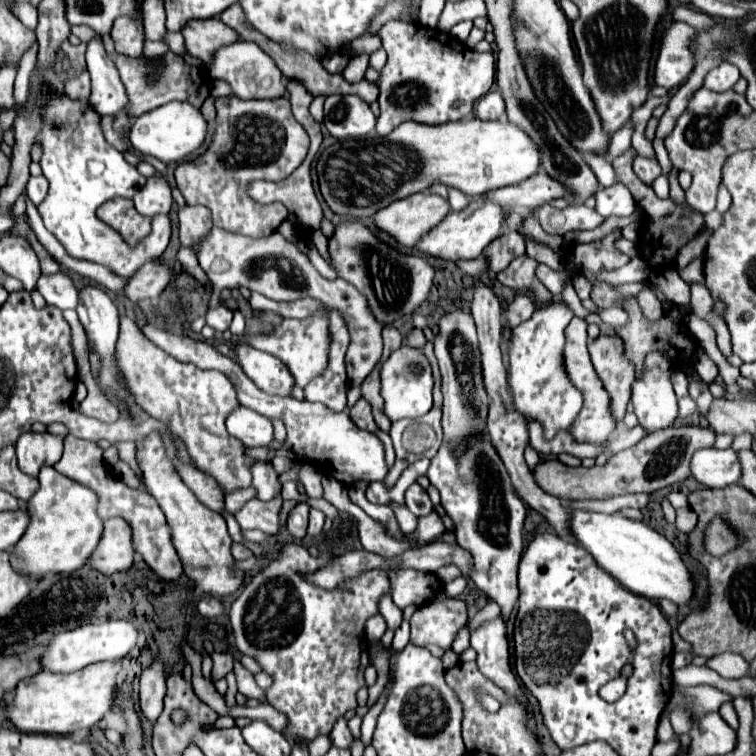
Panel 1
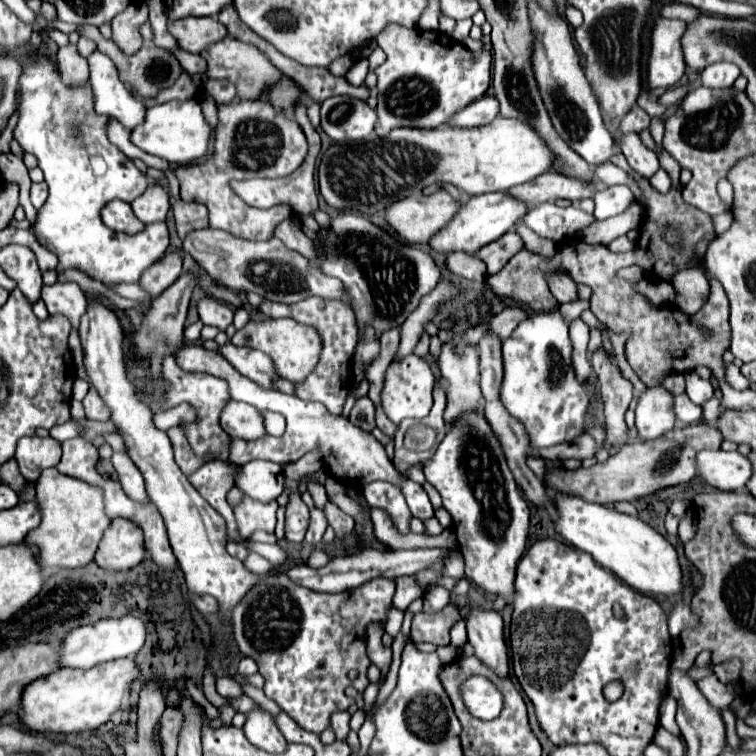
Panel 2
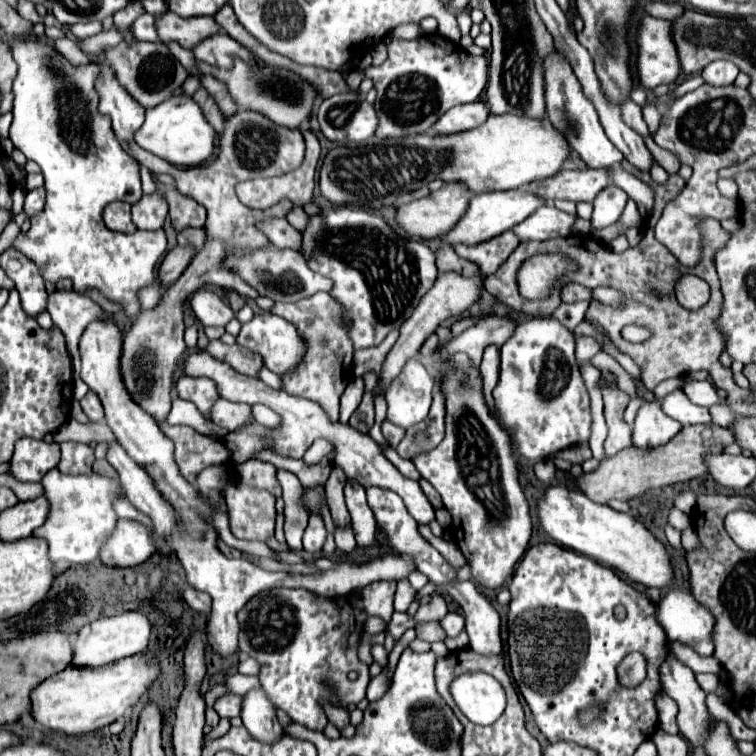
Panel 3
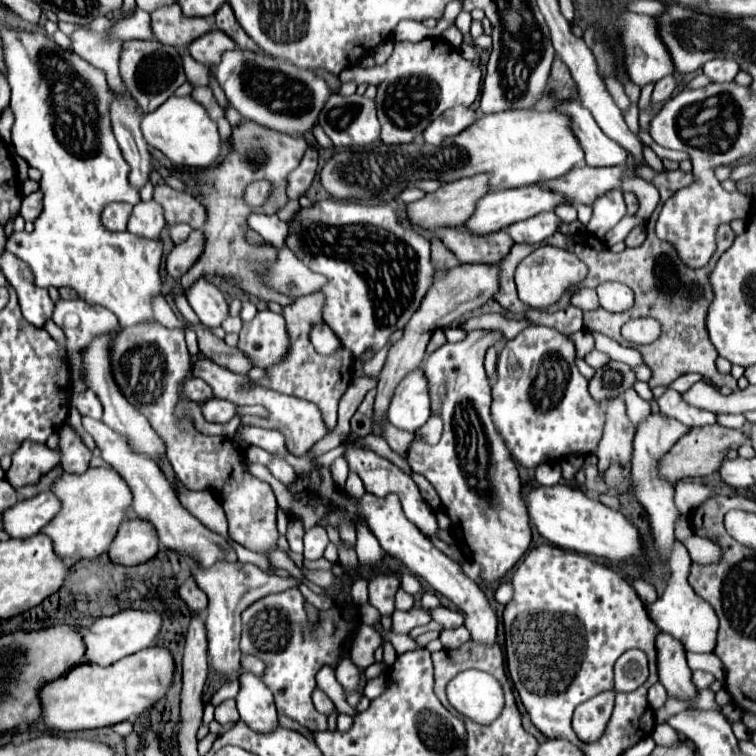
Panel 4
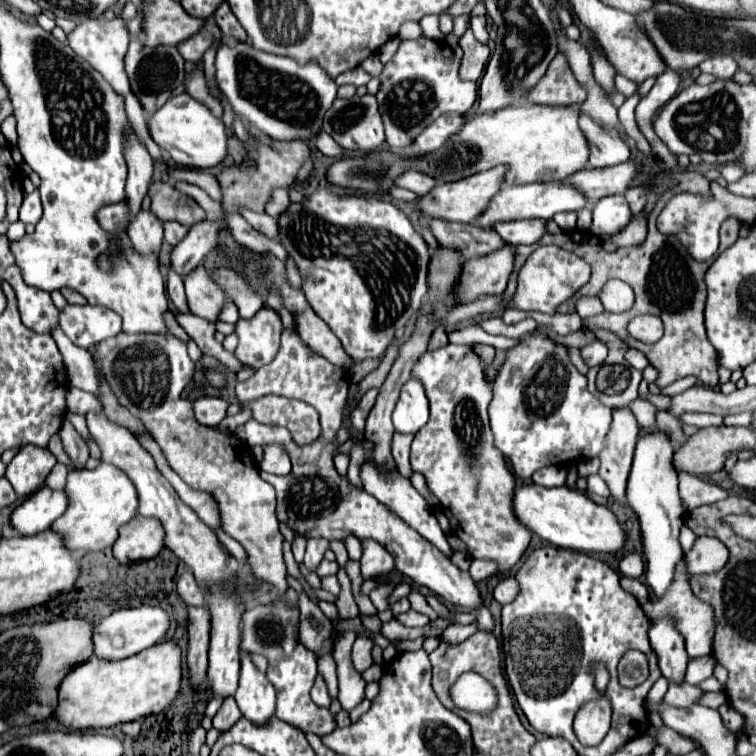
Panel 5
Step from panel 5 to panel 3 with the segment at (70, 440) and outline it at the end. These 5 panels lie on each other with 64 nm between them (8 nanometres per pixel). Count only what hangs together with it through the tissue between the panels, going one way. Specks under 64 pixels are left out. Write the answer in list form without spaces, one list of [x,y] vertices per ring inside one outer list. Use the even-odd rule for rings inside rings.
[[[62,442],[62,460],[58,464],[58,470],[62,474],[92,474],[92,462],[94,462],[94,448],[80,442]]]

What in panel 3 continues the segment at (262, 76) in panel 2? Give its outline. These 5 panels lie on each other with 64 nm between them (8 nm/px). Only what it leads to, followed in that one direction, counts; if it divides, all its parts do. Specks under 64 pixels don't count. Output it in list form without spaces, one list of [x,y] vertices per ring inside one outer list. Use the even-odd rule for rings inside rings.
[[[220,32],[220,34],[210,36],[208,40],[200,42],[194,48],[194,56],[212,66],[230,68],[230,56],[242,56],[242,60],[250,60],[250,56],[254,56],[254,54],[250,50],[242,48],[242,44],[238,44],[224,32]]]

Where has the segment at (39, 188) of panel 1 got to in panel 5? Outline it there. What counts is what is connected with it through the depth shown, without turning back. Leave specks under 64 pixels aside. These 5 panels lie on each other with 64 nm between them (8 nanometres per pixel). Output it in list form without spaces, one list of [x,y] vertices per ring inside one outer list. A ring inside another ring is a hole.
[[[36,190],[36,192],[24,196],[22,208],[20,208],[20,220],[24,224],[38,224],[40,216],[42,216],[42,204],[40,204],[40,194]]]

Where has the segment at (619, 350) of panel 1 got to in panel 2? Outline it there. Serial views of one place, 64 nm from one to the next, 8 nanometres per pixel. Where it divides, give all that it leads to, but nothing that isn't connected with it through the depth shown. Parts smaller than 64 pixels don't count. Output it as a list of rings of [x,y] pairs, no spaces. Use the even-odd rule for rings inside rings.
[[[602,346],[592,354],[592,368],[598,376],[598,388],[604,400],[604,416],[608,426],[606,440],[608,444],[622,446],[626,436],[624,432],[628,430],[624,414],[634,398],[634,386],[628,378],[622,376],[614,358]]]

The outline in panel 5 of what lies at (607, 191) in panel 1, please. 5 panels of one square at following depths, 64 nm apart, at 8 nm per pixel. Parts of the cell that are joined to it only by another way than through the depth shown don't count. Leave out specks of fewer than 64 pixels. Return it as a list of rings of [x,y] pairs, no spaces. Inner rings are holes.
[[[608,196],[594,204],[594,218],[590,224],[590,232],[596,236],[614,234],[620,226],[628,224],[632,212],[624,196]]]

